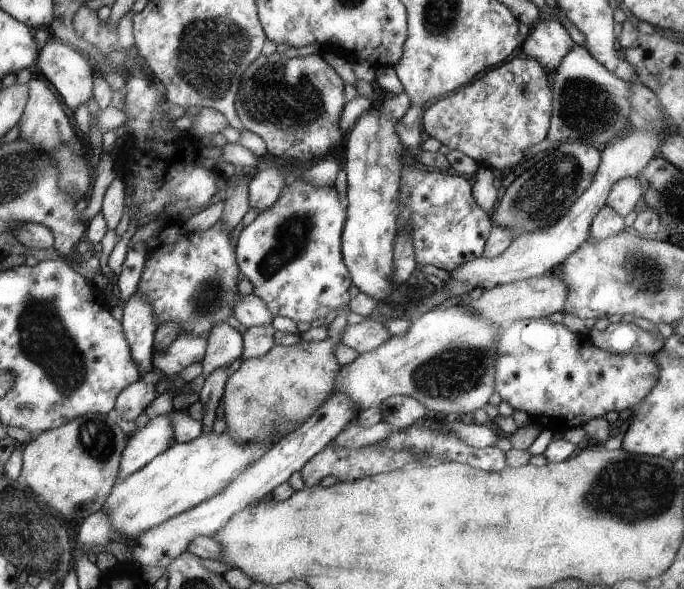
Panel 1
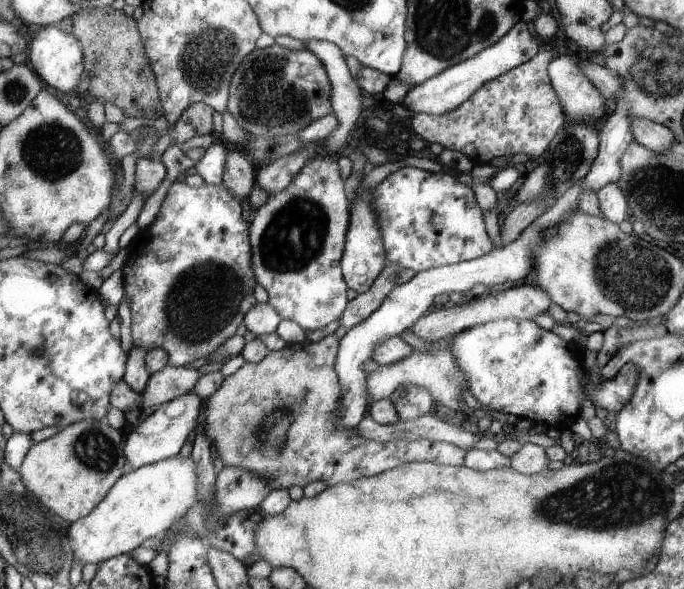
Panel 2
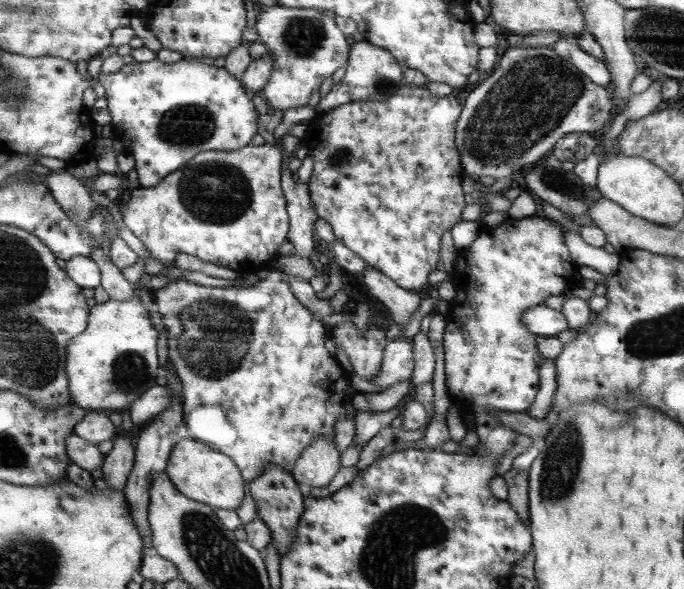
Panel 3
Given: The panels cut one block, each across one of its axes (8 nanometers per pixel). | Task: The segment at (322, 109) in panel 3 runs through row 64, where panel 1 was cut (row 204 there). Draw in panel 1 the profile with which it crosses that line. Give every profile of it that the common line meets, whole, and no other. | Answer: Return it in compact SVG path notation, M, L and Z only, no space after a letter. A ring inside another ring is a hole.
M404 92L383 101L377 108L369 107L354 120L351 129L346 133L347 142L343 142L341 150L345 152L341 168L346 174L346 197L348 212L344 220L344 232L341 233L341 252L344 262L352 274L353 284L359 293L380 301L393 292L393 284L389 284L391 274L391 242L397 230L395 218L399 212L398 190L400 188L399 172L401 172L401 138L395 133L395 124L406 113L410 98Z

